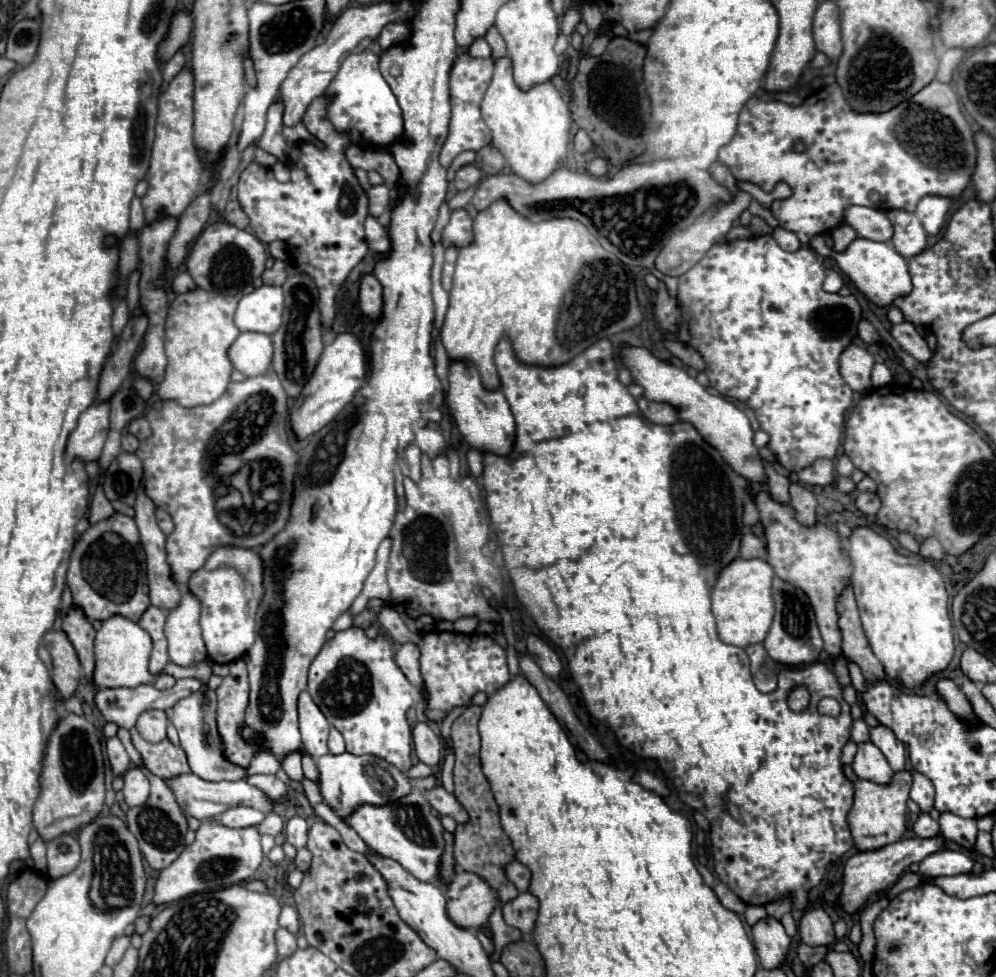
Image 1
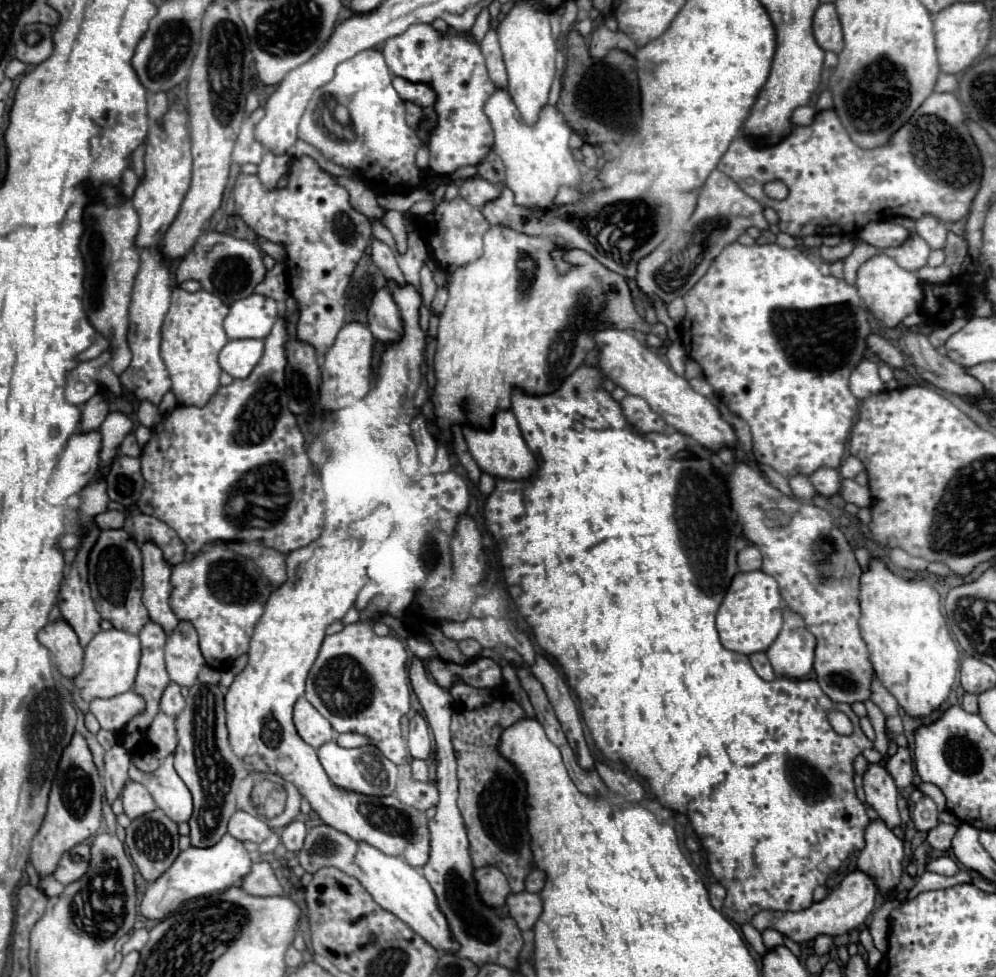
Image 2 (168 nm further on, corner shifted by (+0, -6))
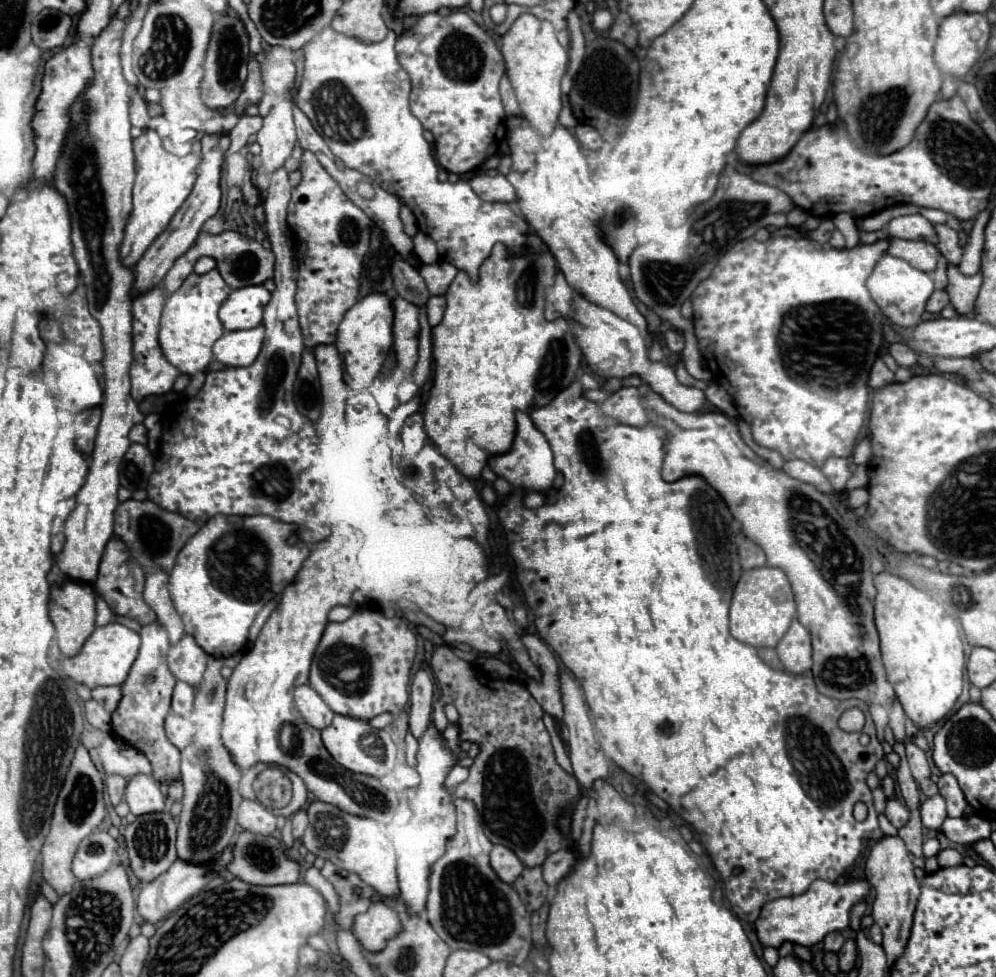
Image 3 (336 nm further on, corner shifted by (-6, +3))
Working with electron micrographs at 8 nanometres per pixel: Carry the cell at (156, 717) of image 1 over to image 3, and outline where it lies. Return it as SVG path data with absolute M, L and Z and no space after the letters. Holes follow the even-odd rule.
M170 713L166 717L166 733L168 733L168 739L178 747L178 749L184 749L192 743L192 737L194 737L194 725L176 715L176 713Z

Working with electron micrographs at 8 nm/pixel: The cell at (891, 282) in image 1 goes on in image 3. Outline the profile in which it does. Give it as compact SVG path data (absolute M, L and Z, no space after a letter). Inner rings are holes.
M888 253L876 263L876 267L870 273L866 285L868 285L868 291L870 291L872 299L880 307L882 315L886 315L894 325L900 325L900 327L918 325L922 321L926 301L934 293L934 281L932 281L932 277L928 273L918 271L908 261L892 257Z

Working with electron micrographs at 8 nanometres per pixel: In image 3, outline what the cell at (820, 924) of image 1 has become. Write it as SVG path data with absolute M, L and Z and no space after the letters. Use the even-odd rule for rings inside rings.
M830 933L824 937L824 949L826 951L838 951L844 943L844 937L840 933Z

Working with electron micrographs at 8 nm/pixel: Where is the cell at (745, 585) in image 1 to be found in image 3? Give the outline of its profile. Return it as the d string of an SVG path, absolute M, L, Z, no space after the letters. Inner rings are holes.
M776 567L750 569L742 573L734 589L734 597L730 605L730 633L738 641L752 647L776 647L778 641L788 631L794 613L796 613L794 593L786 573Z

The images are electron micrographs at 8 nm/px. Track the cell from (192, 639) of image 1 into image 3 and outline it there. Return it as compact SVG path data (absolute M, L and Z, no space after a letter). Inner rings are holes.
M184 635L176 645L168 651L168 667L178 681L184 681L192 687L200 685L208 655L196 645L194 637Z

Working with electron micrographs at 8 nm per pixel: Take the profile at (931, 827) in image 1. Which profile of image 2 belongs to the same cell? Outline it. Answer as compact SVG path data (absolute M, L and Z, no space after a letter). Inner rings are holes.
M938 824L936 828L932 828L926 836L926 842L936 848L936 850L948 850L950 848L950 840L956 832L956 826L952 824Z

